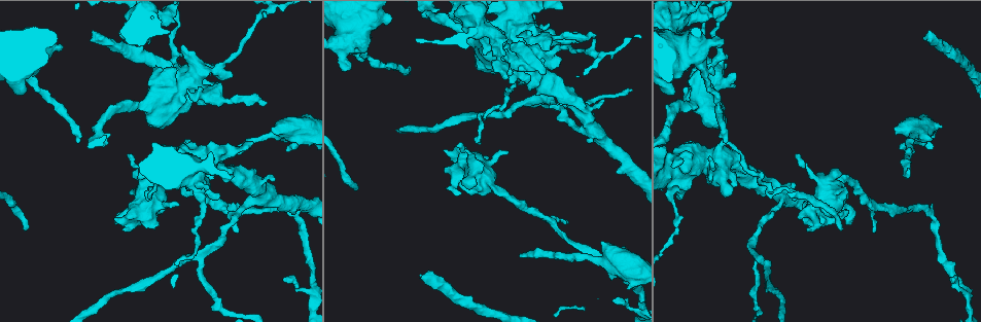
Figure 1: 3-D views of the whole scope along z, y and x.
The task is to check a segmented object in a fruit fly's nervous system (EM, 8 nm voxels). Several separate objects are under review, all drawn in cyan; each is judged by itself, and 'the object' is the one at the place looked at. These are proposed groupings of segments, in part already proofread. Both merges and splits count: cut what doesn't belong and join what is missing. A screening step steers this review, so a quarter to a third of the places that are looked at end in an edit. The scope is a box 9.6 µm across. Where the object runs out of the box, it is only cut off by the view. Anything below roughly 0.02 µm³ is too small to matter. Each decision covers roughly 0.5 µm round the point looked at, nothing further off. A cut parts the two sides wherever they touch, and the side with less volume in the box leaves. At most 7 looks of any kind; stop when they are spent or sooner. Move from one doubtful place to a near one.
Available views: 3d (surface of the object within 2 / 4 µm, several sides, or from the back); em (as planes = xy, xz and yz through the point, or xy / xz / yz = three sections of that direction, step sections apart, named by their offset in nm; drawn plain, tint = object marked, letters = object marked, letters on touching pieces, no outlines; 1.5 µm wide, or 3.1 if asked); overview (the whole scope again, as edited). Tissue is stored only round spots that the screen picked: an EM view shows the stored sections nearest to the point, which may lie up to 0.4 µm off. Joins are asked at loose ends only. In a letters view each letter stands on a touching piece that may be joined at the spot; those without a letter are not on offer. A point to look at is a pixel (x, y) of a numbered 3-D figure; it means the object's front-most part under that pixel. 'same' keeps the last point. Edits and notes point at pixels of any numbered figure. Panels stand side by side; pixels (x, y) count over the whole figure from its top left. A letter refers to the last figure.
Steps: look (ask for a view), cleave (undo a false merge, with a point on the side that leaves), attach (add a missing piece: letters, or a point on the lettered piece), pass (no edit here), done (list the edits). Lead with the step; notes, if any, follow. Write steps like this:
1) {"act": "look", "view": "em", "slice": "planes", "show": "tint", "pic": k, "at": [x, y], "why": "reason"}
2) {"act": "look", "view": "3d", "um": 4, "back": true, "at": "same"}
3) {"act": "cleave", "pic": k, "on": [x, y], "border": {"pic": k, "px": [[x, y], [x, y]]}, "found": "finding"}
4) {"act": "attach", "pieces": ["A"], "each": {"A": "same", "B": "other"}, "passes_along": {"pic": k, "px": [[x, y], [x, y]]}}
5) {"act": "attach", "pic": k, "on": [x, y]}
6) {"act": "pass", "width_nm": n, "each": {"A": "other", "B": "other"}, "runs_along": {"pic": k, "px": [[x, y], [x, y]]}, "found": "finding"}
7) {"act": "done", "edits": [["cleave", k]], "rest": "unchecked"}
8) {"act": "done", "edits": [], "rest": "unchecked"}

{"act": "look", "view": "em", "slice": "planes", "show": "tint", "pic": 1, "at": [718, 17], "why": "sudden change in width"}

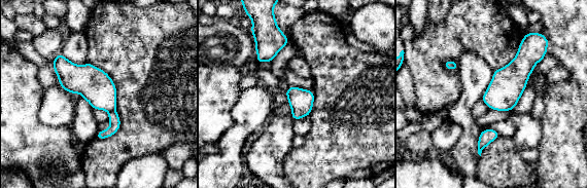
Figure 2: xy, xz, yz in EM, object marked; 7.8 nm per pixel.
{"act": "look", "view": "em", "slice": "planes", "show": "letters", "at": "same", "why": "see the neighbours"}

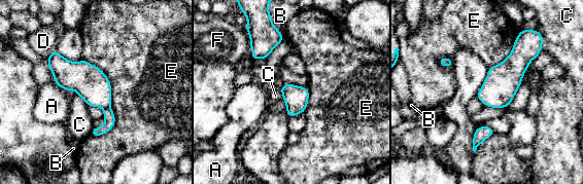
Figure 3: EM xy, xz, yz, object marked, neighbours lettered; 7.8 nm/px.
{"act": "cleave", "pic": 3, "on": [90, 82], "longest_contact_nm": ["E", 600], "each": {"A": "other", "B": "other", "C": "other", "D": "other", "E": "other", "F": "other"}, "border": {"pic": 3, "px": [[109, 107], [104, 110]]}, "found": "two neurons meet here"}

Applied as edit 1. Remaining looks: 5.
{"act": "look", "view": "em", "slice": "xz", "step": 4, "show": "letters", "pic": 1, "at": [843, 179], "why": "thick turns thin"}

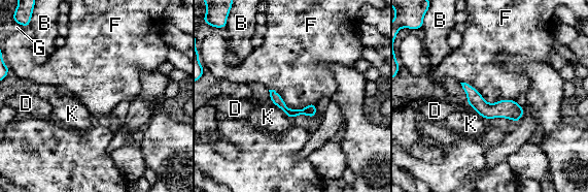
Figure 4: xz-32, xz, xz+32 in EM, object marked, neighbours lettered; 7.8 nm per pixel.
{"act": "look", "view": "em", "slice": "planes", "show": "letters", "at": "same", "why": "another direction"}

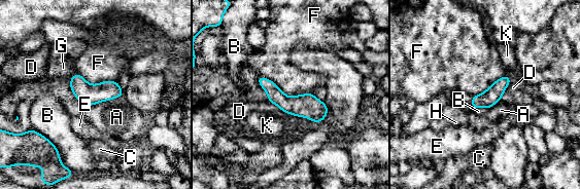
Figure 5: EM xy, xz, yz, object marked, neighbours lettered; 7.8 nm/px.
{"act": "pass", "width_nm": 140, "each": {"A": "other", "B": "other", "C": "other", "D": "other", "E": "other", "F": "other", "G": "other", "H": "other", "K": "other"}, "runs_along": {"pic": 5, "px": [[261, 79], [284, 103], [321, 117]]}, "found": "continuous, no second neuron"}

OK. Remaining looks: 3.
{"act": "look", "view": "em", "slice": "planes", "show": "letters", "pic": 1, "at": [422, 275], "why": "free end"}

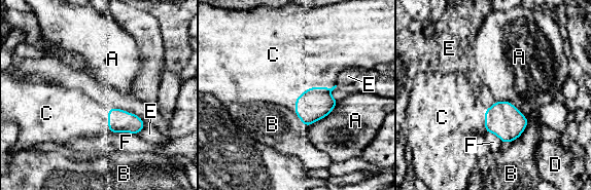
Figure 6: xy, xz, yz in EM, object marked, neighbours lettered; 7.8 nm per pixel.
{"act": "attach", "pieces": ["C"], "each": {"A": "other", "B": "other", "C": "same", "D": "other", "E": "other", "F": "other"}, "found": "it goes on there"}

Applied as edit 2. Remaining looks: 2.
{"act": "done", "edits": [["cleave", 3], ["attach", 6]], "rest": "unchecked"}

